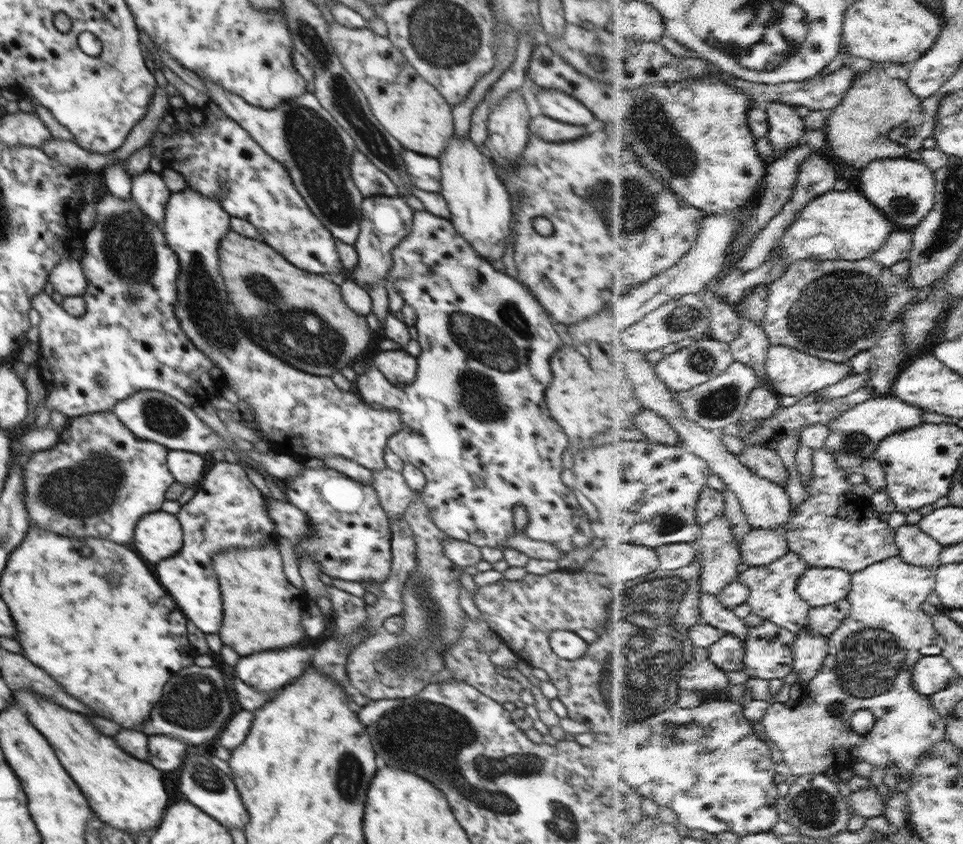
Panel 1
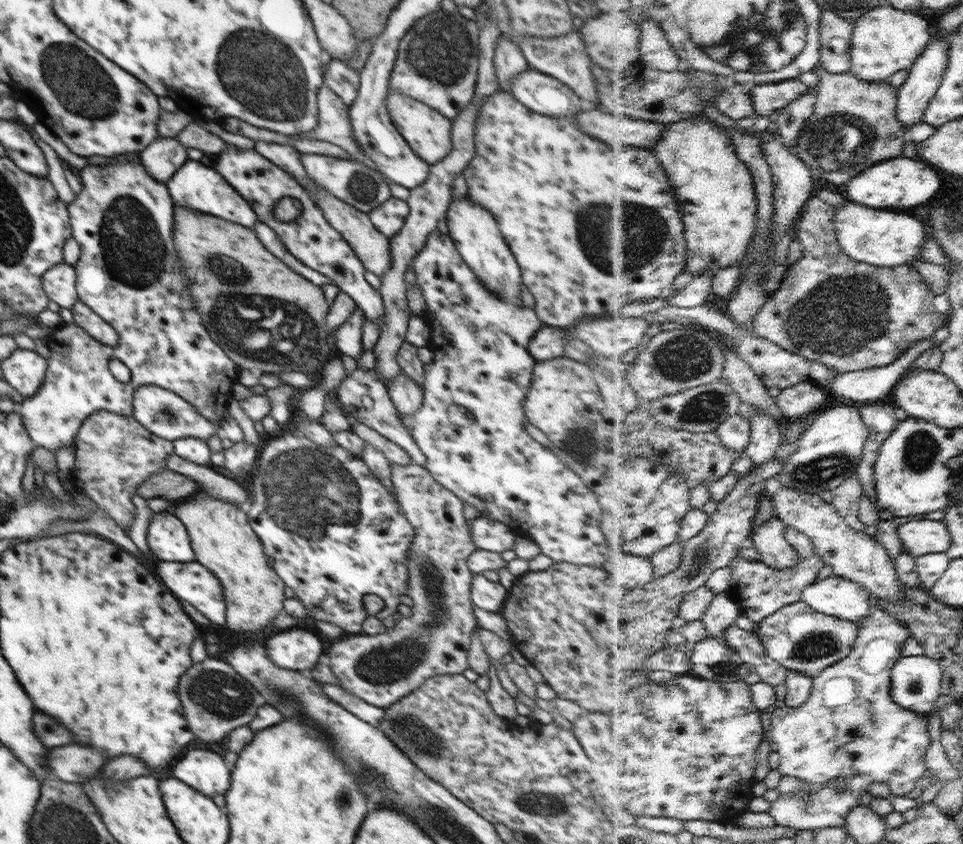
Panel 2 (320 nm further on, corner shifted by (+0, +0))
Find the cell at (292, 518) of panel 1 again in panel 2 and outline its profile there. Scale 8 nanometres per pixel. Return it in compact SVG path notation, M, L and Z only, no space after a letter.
M170 453L167 456L165 465L168 469L195 480L200 486L201 493L211 498L230 502L238 507L244 502L249 504L252 500L248 490L244 490L238 482L214 471L209 466L184 460L184 457L176 453Z

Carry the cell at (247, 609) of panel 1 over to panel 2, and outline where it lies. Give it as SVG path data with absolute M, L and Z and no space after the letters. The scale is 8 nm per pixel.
M199 491L198 498L186 498L176 506L174 514L184 523L191 540L191 547L195 554L195 561L200 562L221 582L226 598L226 626L230 630L264 630L273 624L278 612L282 613L285 584L268 564L263 544L258 535L252 530L246 512L240 507L216 500Z

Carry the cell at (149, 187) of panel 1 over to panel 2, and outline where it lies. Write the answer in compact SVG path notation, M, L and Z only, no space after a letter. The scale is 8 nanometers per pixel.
M158 136L138 156L153 179L167 183L189 159L186 149L177 137Z

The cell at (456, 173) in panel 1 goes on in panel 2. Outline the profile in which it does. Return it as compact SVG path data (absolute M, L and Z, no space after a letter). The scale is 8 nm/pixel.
M466 195L460 199L452 198L445 219L448 223L449 236L454 242L456 250L458 250L464 263L480 279L480 283L484 284L488 291L492 291L500 299L510 299L510 301L520 299L523 284L521 270L510 248L506 245L498 223L492 214Z

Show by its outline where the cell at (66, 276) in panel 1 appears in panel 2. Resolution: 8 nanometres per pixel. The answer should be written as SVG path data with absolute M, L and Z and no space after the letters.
M65 263L48 269L42 276L42 287L48 299L62 308L71 309L79 302L76 284L75 268Z

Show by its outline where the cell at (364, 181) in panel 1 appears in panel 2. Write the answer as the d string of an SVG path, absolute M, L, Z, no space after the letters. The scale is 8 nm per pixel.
M302 154L301 163L315 184L328 189L330 194L334 194L346 204L352 205L364 213L369 214L370 210L380 206L391 197L389 183L382 179L380 172L377 172L376 169L370 169L366 165L348 159L341 159L340 157L320 154Z

